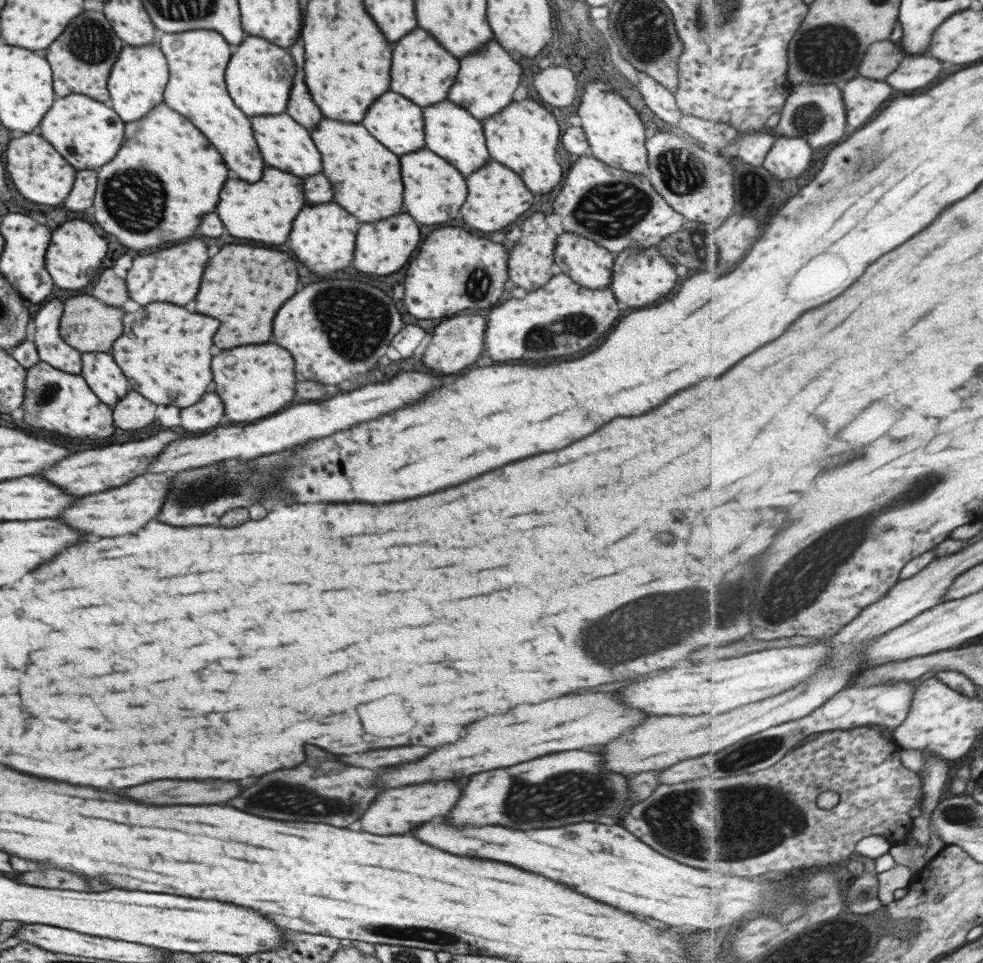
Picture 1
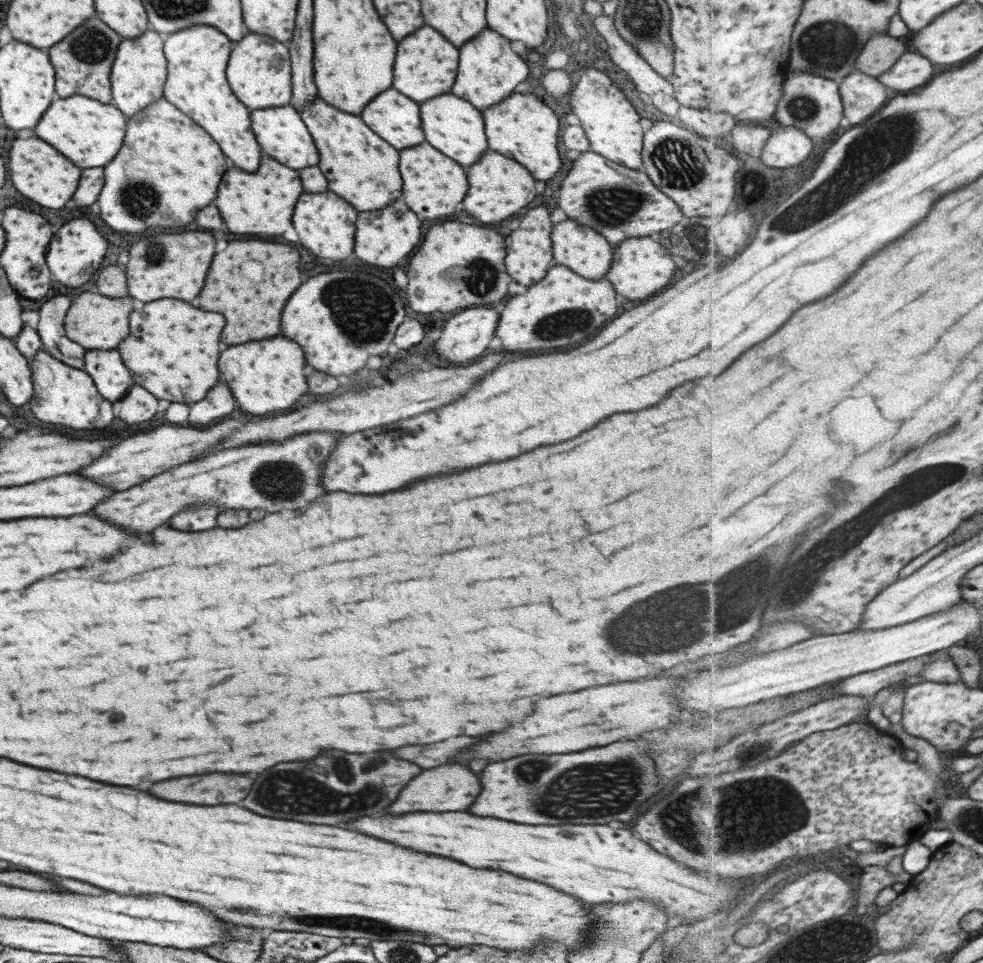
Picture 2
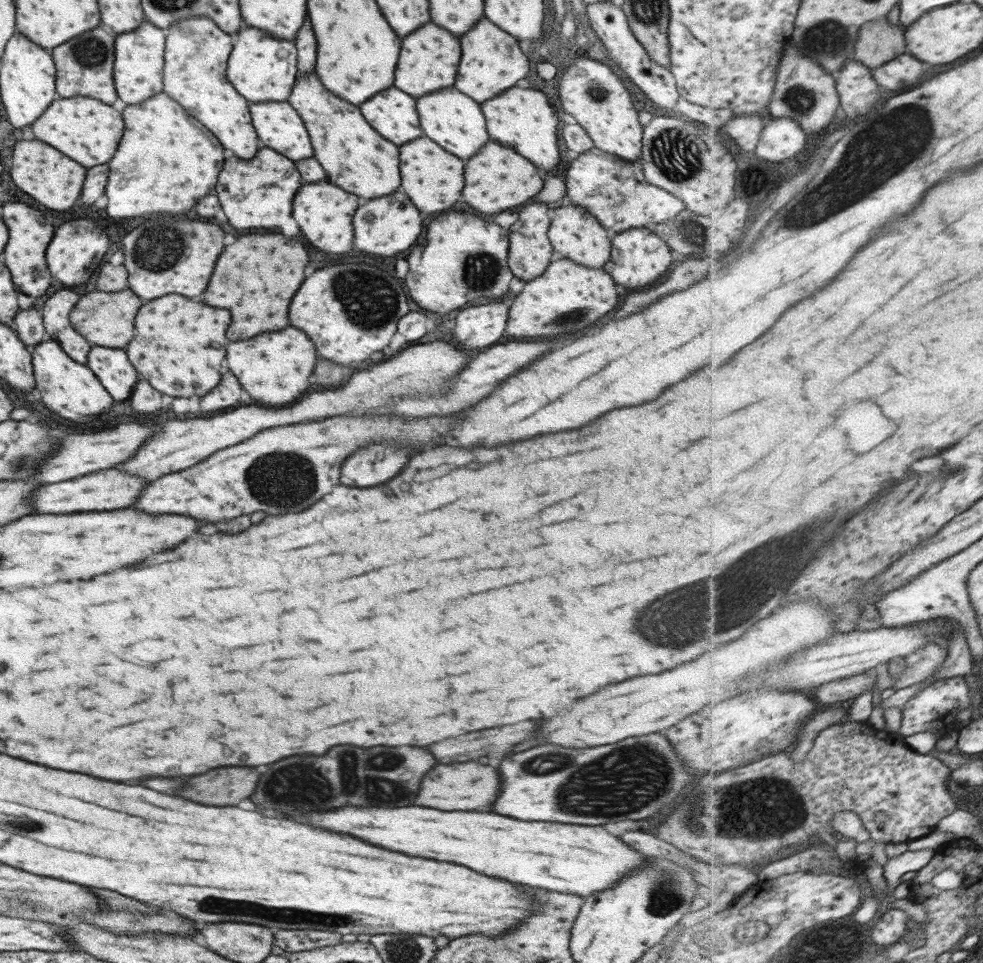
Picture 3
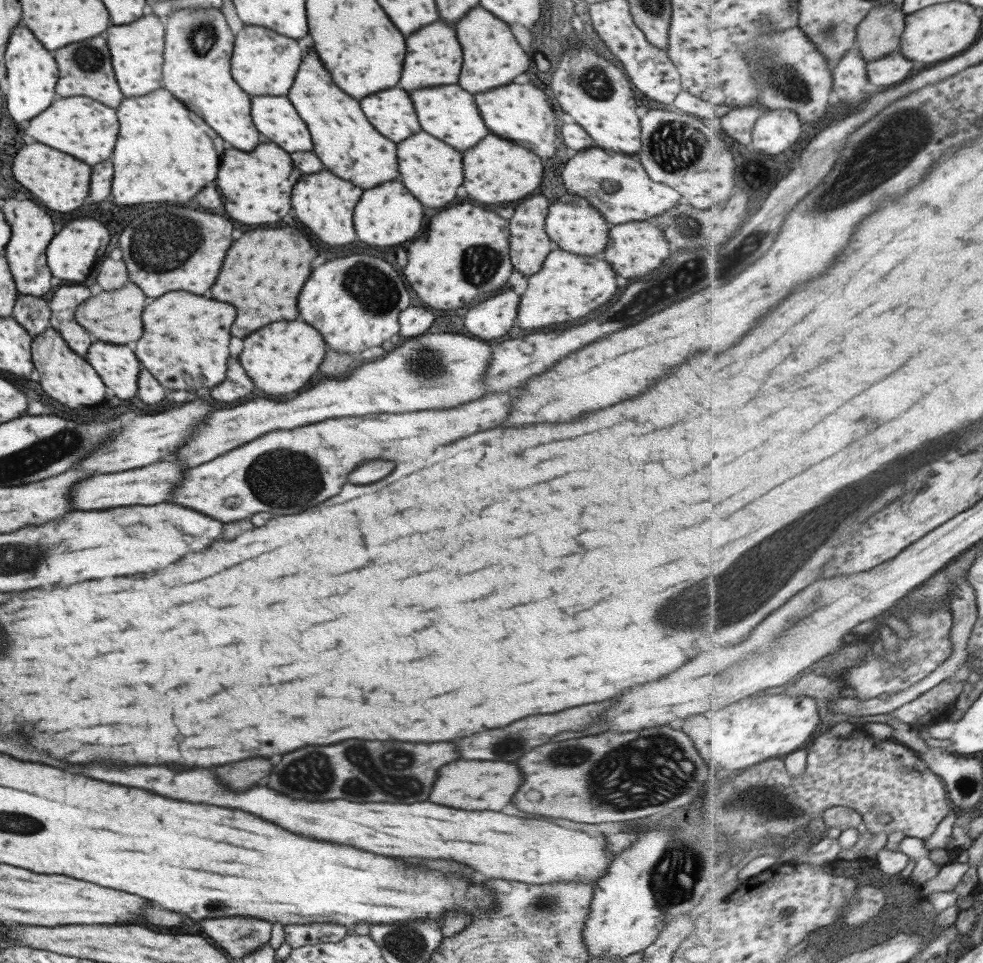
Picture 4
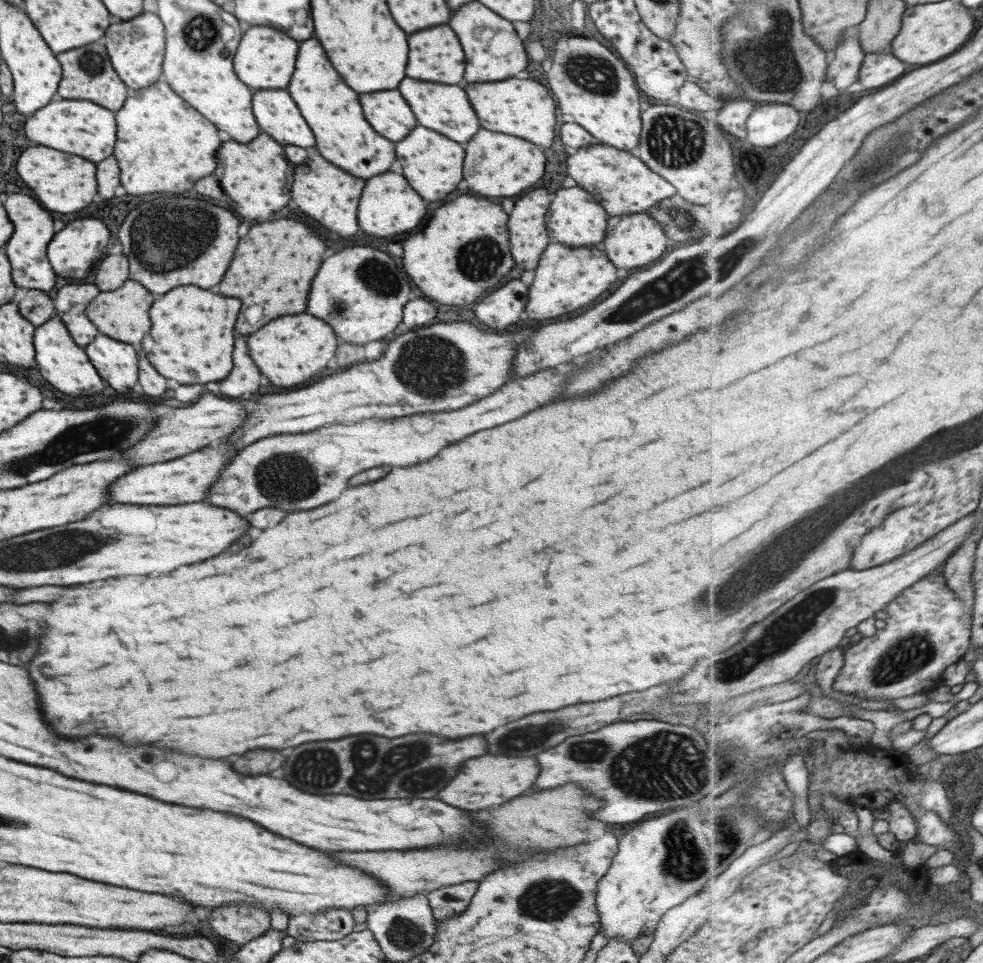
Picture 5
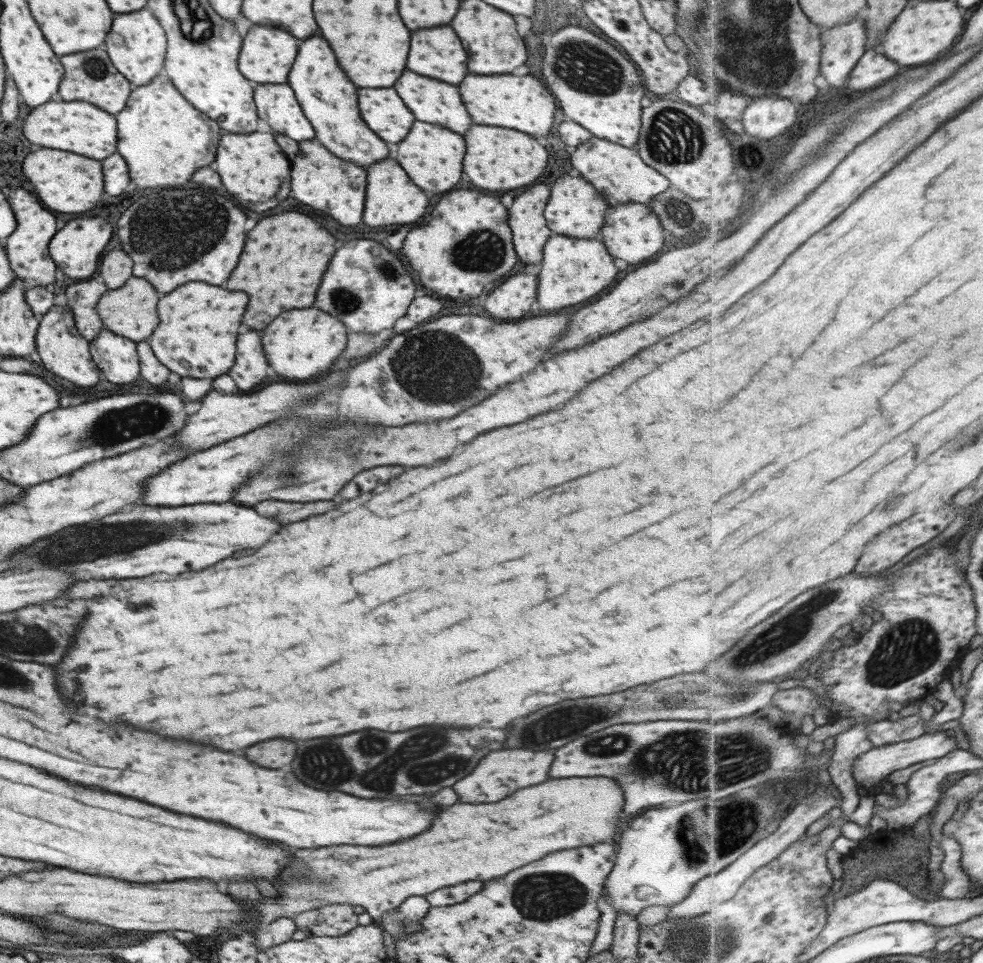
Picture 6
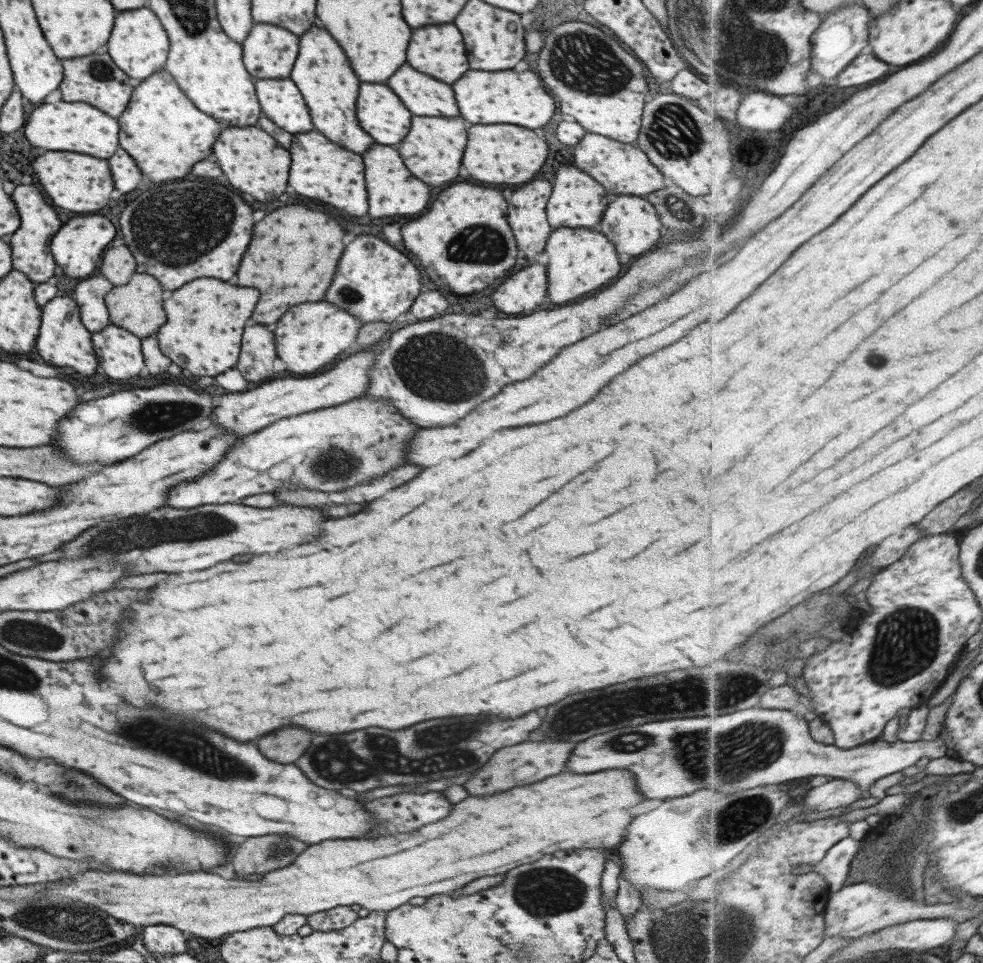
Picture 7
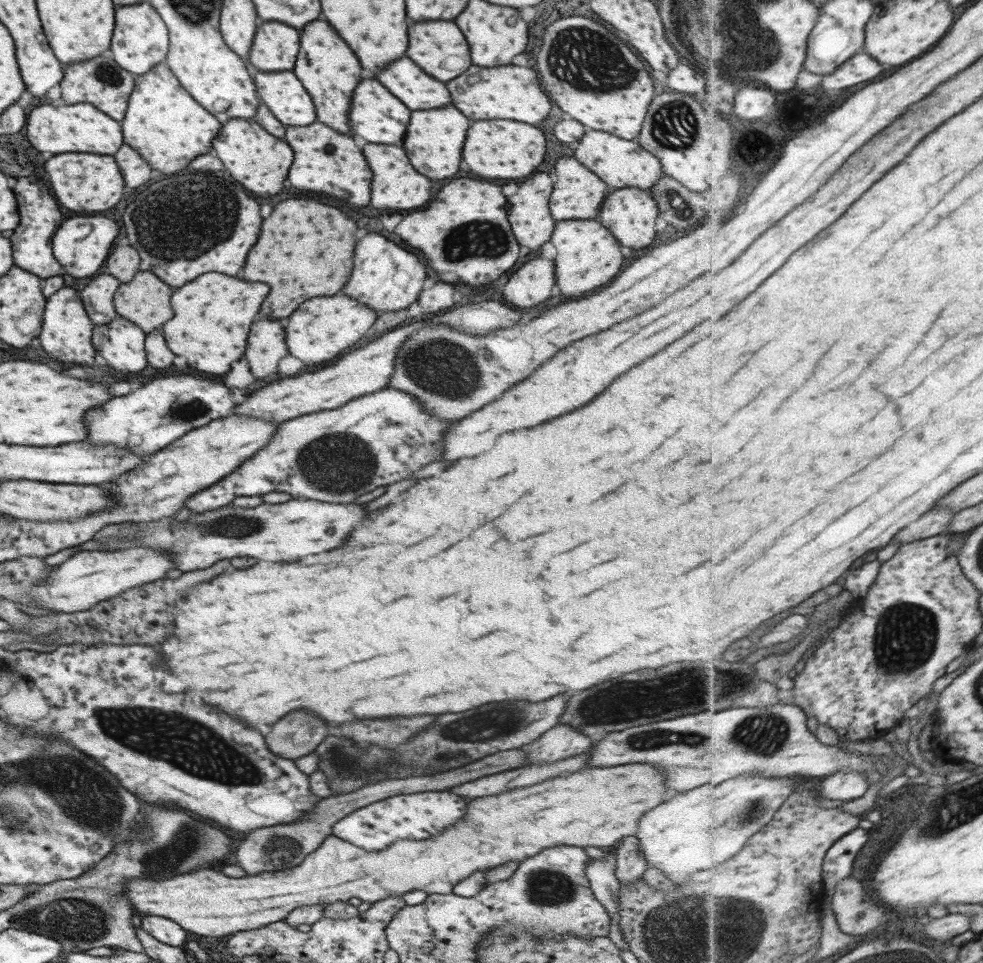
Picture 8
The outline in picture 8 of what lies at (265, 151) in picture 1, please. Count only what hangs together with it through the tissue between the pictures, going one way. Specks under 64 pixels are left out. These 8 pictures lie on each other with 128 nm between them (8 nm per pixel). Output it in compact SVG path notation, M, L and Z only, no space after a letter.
M292 70L252 72L258 100L284 126L307 126L316 119L307 91Z

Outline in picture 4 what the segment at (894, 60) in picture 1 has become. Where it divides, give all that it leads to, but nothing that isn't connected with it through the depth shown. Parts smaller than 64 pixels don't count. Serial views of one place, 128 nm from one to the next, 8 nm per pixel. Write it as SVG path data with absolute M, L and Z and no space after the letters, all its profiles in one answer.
M893 2L887 6L877 6L858 26L857 47L870 63L897 50L903 32L905 14Z

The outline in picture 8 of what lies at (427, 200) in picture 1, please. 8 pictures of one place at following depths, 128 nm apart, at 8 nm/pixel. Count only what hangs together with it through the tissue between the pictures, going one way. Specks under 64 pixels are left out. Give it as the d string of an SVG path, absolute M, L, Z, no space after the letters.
M451 104L437 110L415 110L409 116L407 132L403 138L403 150L409 158L409 164L423 176L441 180L449 178L457 172L461 162L461 142L465 138L465 130L469 128L469 120L459 114Z

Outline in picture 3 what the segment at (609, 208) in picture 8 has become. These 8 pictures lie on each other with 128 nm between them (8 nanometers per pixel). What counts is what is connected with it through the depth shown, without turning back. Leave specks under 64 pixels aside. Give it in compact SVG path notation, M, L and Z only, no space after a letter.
M649 227L627 229L615 233L610 239L610 255L602 269L611 276L615 284L625 288L645 288L663 276L669 269L671 260L670 248Z

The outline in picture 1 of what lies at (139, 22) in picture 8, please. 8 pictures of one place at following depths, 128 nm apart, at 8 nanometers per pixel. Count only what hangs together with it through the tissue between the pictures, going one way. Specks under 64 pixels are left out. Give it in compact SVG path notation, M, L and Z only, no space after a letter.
M155 43L143 46L122 45L106 80L108 106L119 114L124 123L143 118L151 108L162 102L162 92L168 81L168 66Z

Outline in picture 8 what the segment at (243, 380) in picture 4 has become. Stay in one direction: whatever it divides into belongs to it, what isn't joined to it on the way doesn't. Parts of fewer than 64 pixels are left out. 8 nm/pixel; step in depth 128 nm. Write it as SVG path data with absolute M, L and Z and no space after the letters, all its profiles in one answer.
M257 320L251 324L245 358L257 382L277 370L277 362L287 355L285 334L277 320Z

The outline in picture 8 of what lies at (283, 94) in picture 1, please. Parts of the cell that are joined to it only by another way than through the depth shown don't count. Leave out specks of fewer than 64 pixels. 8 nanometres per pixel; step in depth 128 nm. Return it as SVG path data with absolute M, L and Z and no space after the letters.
M258 21L248 52L252 72L292 70L299 48L298 30L277 21Z

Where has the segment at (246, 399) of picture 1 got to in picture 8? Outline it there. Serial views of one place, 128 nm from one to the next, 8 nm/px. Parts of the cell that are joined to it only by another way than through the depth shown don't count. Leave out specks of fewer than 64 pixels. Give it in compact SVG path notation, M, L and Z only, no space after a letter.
M345 294L305 300L287 318L287 324L285 324L287 350L295 360L301 360L306 366L333 360L345 348L352 348L357 340L361 340L372 327L378 315L367 305L354 301Z

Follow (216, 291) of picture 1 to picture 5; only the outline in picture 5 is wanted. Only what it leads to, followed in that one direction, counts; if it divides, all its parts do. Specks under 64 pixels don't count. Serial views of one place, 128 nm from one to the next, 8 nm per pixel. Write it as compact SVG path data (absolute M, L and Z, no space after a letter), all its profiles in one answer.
M283 218L251 226L239 240L233 260L219 284L219 292L223 292L223 296L241 300L235 330L239 334L251 334L275 316L303 312L311 280L321 264L323 250L325 244L303 222Z

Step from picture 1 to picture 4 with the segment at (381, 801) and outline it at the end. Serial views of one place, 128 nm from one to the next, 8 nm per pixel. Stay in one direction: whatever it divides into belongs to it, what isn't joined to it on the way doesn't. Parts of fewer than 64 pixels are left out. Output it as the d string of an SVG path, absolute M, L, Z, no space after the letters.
M455 760L445 764L437 780L431 788L429 802L461 808L461 810L495 810L499 812L509 798L515 794L515 790L521 784L521 774L515 764L511 762L485 762L485 760Z

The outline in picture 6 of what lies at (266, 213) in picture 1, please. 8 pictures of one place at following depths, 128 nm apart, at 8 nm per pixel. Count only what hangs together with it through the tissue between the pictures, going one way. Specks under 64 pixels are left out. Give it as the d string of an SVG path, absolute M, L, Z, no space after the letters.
M253 131L249 134L225 134L219 138L219 148L215 154L215 172L221 176L221 182L229 194L233 194L241 202L281 202L287 192L287 178L289 178L289 162L285 154L279 150L273 135L268 132Z

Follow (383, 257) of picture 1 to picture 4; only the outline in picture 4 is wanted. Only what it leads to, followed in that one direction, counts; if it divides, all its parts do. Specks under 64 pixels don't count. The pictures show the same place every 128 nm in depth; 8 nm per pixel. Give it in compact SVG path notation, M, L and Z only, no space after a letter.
M383 182L381 186L362 191L353 207L353 228L361 242L369 246L397 246L411 240L421 228L422 204L399 182Z

